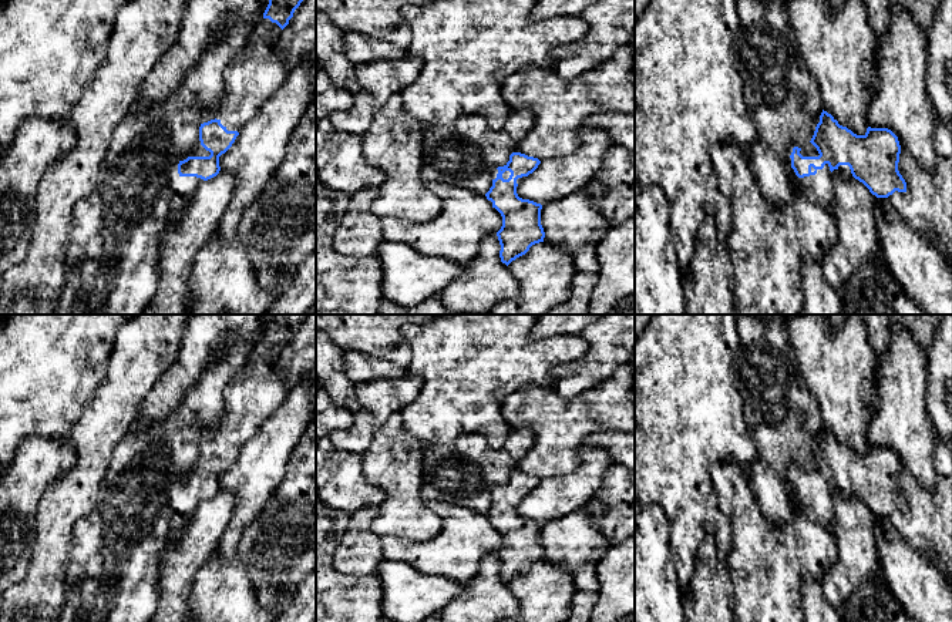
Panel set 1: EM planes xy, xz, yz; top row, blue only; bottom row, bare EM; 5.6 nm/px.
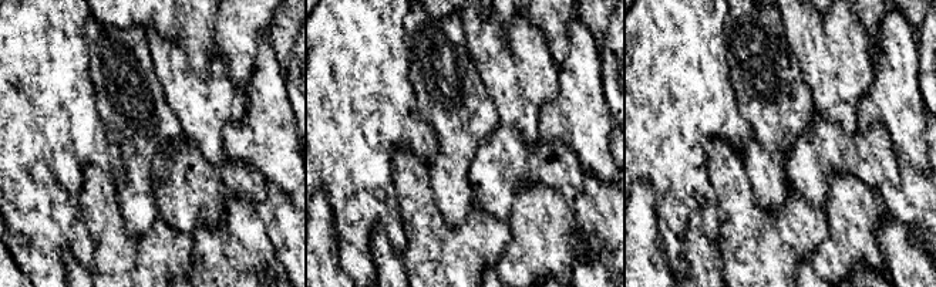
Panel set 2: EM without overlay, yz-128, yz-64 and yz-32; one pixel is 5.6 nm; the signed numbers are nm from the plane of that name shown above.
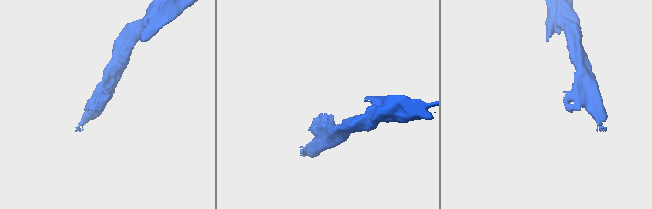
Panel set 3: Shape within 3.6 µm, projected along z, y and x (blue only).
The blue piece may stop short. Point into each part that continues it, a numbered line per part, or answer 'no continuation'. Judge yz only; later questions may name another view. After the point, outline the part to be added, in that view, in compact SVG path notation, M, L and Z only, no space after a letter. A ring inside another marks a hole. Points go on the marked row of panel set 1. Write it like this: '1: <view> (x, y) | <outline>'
1: yz (820, 187) | M828 164L823 169L817 169L815 175L798 178L798 182L815 204L832 212L834 179Z

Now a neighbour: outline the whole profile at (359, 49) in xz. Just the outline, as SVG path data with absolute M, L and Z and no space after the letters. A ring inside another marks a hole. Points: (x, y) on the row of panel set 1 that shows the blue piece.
M346 33L344 51L347 60L354 65L374 61L400 61L407 56L407 51L396 44L360 33Z

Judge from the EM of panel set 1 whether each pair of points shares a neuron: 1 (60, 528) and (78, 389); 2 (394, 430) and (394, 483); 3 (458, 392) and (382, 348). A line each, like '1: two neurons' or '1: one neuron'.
1: two neurons
2: one neuron
3: two neurons

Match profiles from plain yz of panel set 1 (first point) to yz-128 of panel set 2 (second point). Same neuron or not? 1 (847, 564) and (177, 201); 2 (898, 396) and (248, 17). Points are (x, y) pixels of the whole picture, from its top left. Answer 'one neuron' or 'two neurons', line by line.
1: two neurons
2: two neurons

